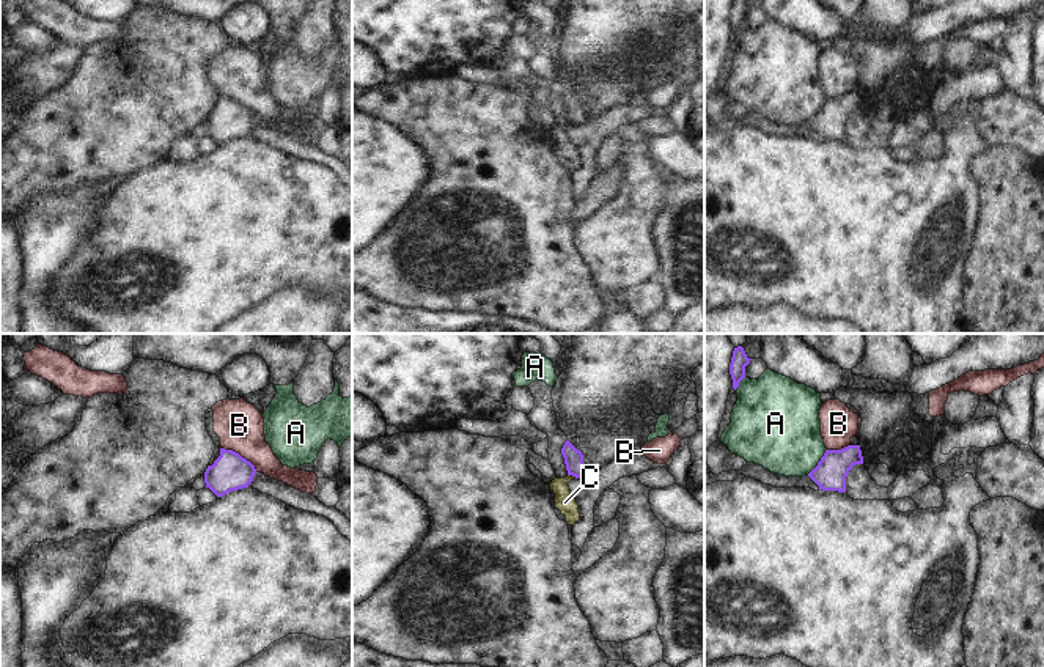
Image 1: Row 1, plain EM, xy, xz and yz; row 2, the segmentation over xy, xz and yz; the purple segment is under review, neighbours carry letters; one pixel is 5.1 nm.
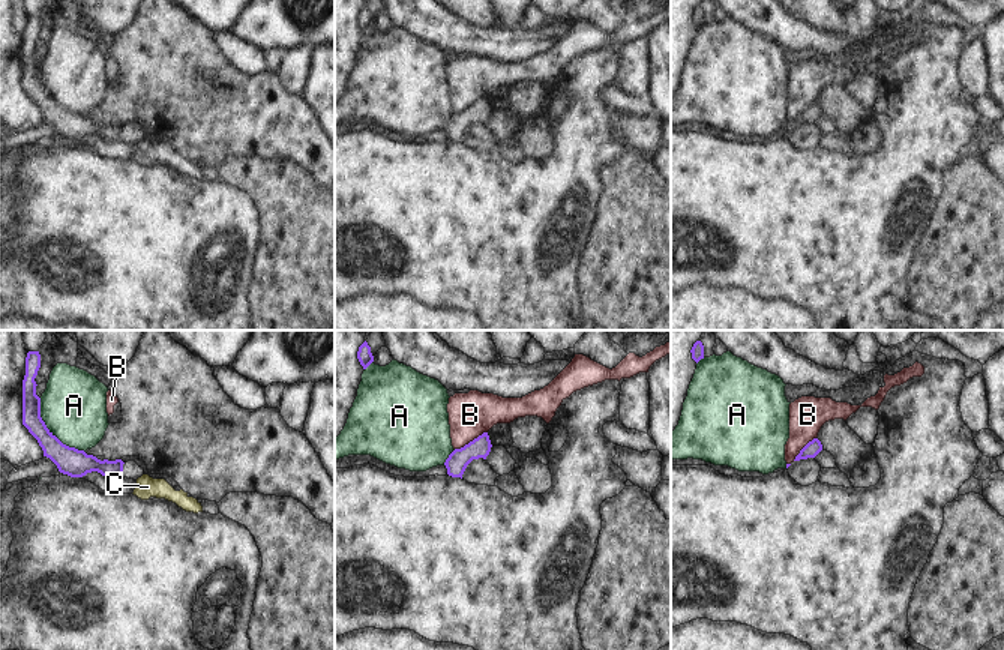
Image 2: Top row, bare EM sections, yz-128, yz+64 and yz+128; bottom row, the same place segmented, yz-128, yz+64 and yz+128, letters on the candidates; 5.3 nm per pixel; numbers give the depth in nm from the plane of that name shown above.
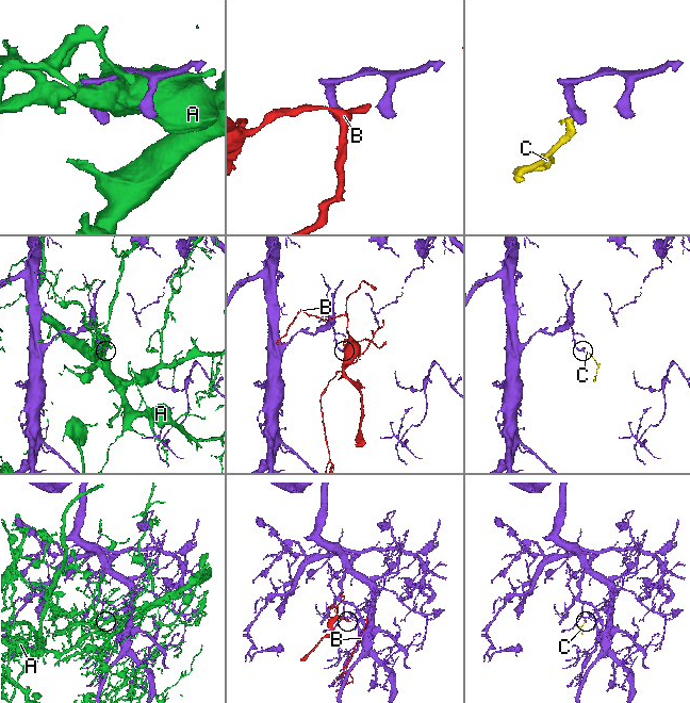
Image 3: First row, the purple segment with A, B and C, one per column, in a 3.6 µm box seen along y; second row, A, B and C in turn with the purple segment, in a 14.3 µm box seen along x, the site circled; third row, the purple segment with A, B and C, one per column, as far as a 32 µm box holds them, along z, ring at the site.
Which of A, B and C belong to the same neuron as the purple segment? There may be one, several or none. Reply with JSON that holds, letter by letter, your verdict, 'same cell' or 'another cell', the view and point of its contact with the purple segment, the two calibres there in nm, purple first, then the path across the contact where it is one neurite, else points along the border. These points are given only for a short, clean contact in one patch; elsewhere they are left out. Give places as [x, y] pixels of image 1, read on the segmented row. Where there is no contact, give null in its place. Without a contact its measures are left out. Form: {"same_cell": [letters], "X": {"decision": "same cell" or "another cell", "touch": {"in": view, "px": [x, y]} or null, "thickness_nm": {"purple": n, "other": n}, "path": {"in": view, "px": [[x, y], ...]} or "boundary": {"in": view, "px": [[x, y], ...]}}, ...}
{"same_cell": ["C"], "A": {"decision": "another cell", "touch": {"in": "yz", "px": [819, 461]}, "thickness_nm": {"purple": 160, "other": 400}}, "B": {"decision": "another cell", "touch": {"in": "xy", "px": [239, 455]}, "thickness_nm": {"purple": 190, "other": 240}, "boundary": {"in": "xy", "px": [[222, 447], [238, 452], [257, 471]]}}, "C": {"decision": "same cell", "touch": {"in": "xz", "px": [573, 475]}, "thickness_nm": {"purple": 100, "other": 100}, "path": {"in": "xz", "px": [[573, 458], [573, 475], [563, 483], [565, 502]]}}}

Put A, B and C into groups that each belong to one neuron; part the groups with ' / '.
A / B / C

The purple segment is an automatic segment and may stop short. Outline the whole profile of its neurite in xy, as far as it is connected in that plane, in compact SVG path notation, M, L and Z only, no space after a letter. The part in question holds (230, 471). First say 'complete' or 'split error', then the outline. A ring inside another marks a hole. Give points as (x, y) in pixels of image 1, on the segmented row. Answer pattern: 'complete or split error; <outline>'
complete; M220 448L220 456L204 472L204 483L217 497L248 488L255 466L233 450Z

